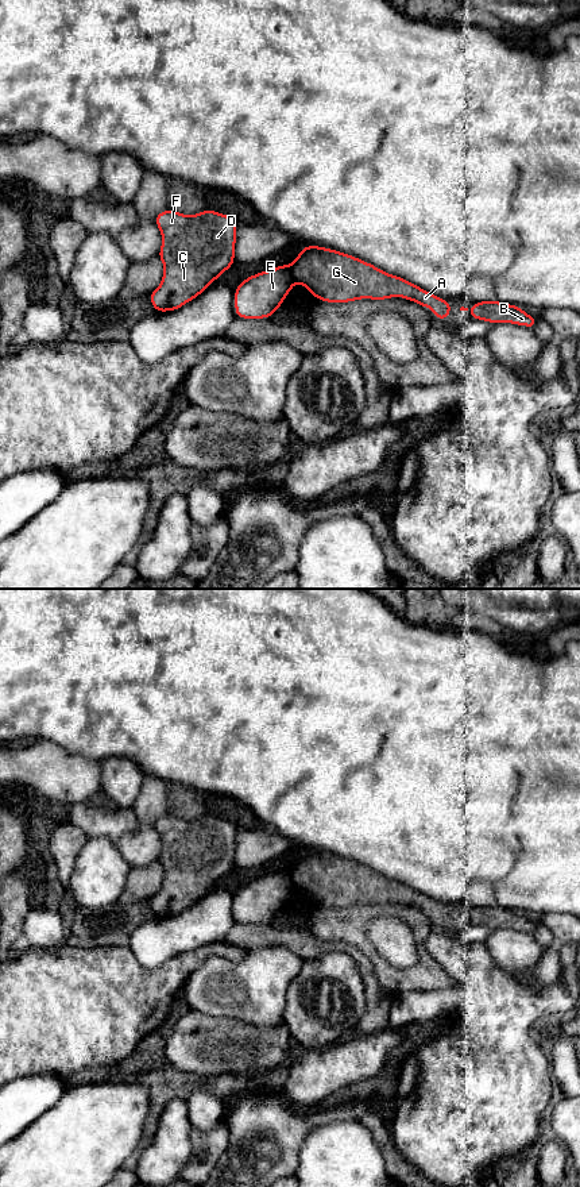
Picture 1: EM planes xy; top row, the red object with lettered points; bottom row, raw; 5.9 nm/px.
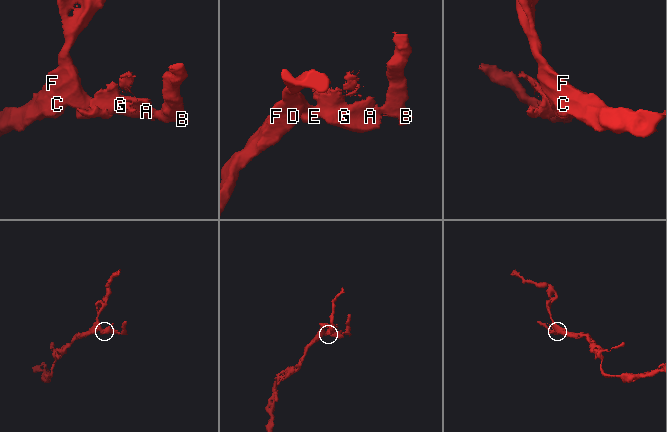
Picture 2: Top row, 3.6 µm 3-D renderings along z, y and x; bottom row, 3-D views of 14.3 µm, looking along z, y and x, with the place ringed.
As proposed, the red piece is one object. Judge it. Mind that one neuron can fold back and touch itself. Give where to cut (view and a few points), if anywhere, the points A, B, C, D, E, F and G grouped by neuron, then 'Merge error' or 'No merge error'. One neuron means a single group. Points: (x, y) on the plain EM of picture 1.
Split along xy (287, 871), (294, 885). Groups: A B G / C D E F. Merge error

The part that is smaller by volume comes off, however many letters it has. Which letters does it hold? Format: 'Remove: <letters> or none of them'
Remove: A, B, G

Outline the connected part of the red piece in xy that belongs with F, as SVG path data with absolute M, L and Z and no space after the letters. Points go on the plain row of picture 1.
M173 814L159 817L154 824L162 840L159 864L163 867L161 890L148 899L155 917L178 916L198 902L213 886L235 868L237 826L228 820L205 814L183 820Z

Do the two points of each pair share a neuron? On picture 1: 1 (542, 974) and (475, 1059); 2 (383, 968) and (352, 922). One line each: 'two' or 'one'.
1: two
2: one

